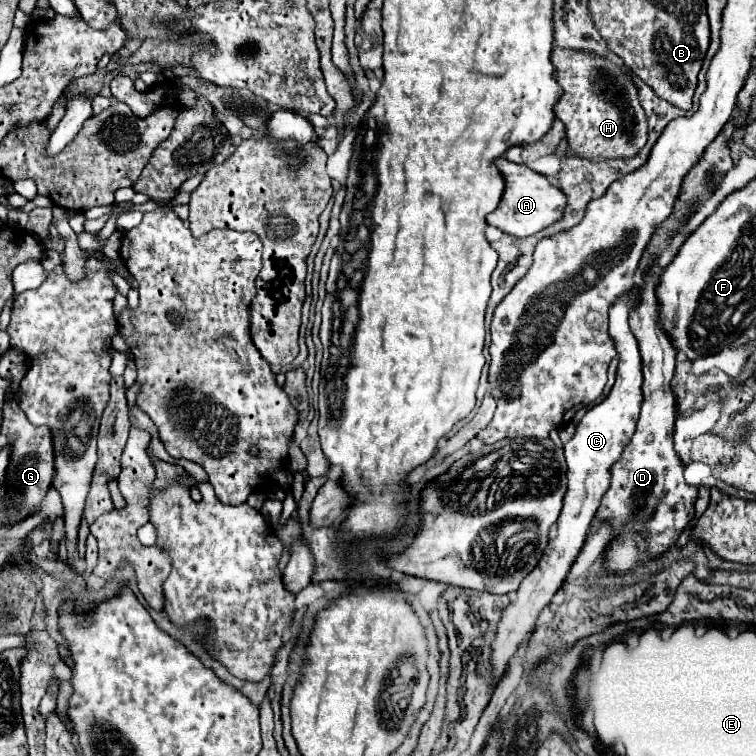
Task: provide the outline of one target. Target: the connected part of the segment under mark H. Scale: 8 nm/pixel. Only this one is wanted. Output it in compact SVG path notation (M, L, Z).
M553 48L551 62L557 70L557 82L563 88L563 96L555 106L555 116L565 124L567 156L579 156L587 160L611 160L633 158L647 142L647 116L637 100L637 86L625 72L621 72L609 60L593 56L593 52L573 52L571 48Z

